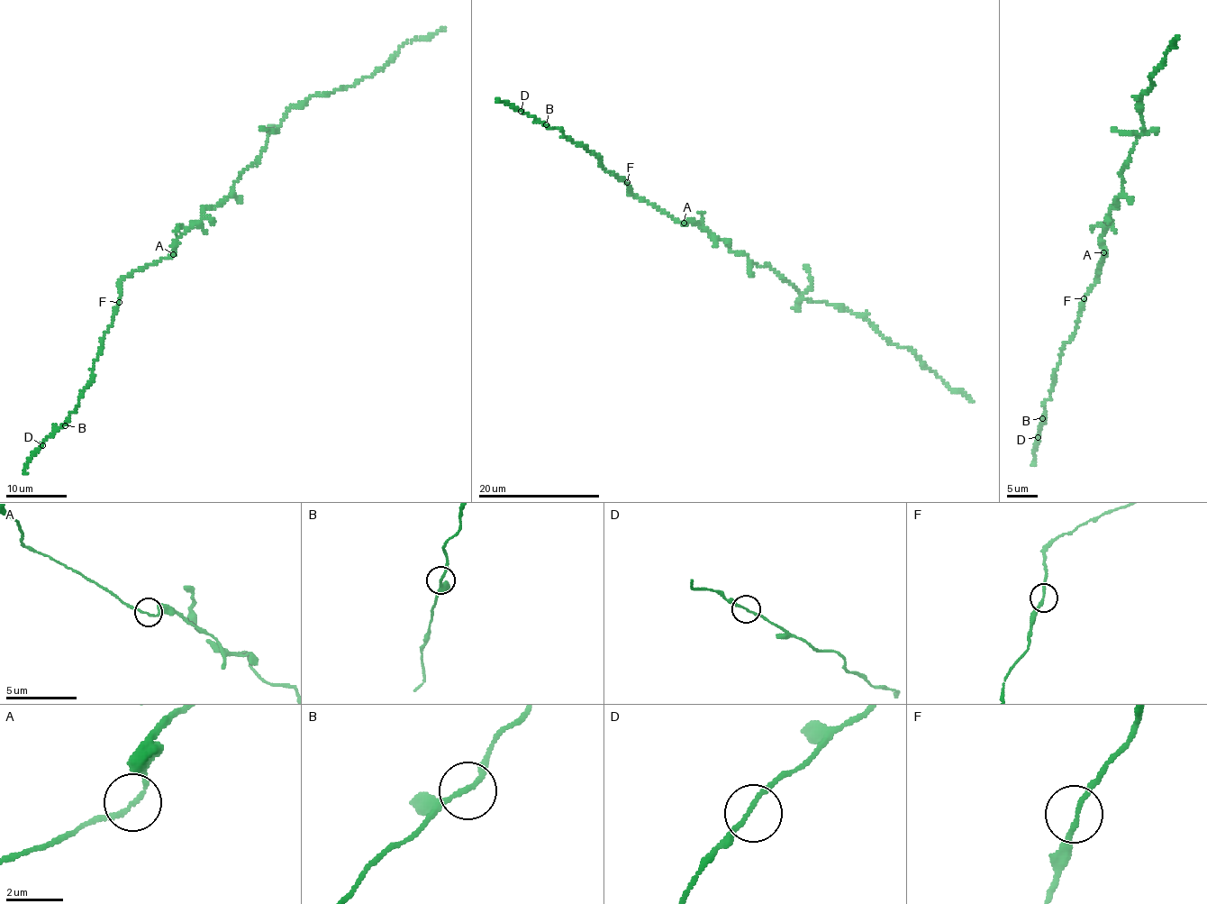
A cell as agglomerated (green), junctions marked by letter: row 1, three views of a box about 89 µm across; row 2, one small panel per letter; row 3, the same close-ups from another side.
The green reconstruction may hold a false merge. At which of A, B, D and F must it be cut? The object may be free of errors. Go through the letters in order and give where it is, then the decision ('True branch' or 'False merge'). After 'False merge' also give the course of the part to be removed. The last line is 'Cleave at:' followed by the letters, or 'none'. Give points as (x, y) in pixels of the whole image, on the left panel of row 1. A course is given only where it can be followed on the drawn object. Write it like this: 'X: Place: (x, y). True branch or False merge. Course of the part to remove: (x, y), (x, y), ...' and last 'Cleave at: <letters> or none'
A: Place: (173, 254). False merge. Course of the part to remove: (173, 254), (204, 207), (233, 191), (294, 105), (350, 86), (408, 42), (446, 27)
B: Place: (65, 425). True branch
D: Place: (42, 445). True branch
F: Place: (119, 302). True branch
Cleave at: A

